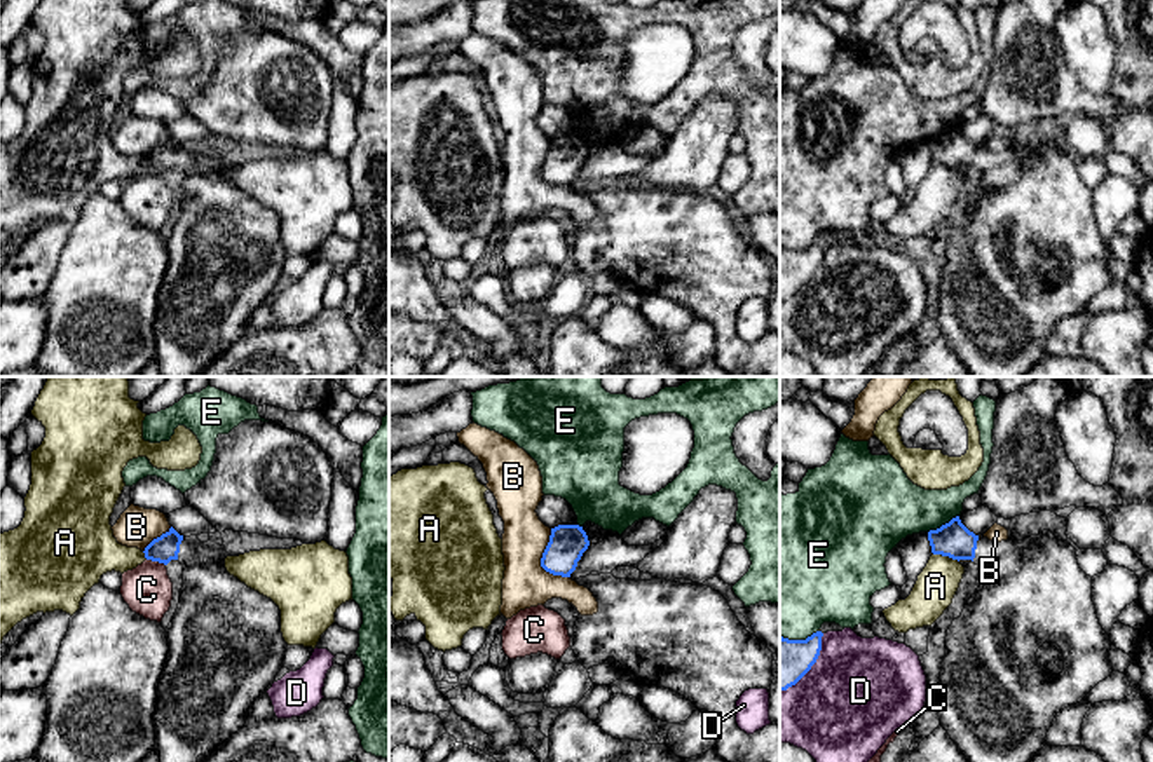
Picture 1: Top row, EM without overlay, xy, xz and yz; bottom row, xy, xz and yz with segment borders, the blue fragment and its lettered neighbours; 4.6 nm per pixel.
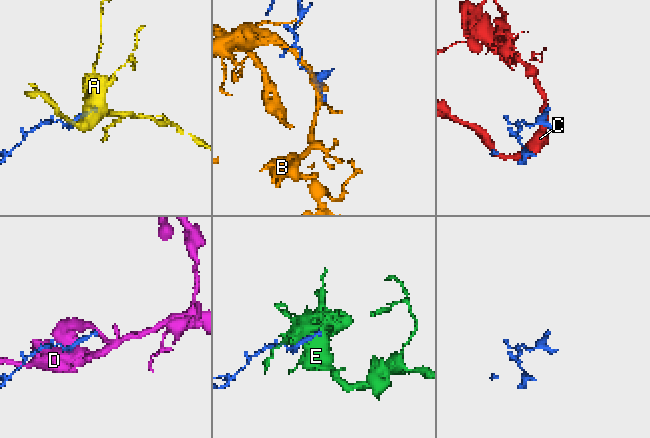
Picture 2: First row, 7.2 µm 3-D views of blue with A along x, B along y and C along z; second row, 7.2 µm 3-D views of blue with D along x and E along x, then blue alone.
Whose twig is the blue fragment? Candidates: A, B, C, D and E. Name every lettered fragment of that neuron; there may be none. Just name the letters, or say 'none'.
none

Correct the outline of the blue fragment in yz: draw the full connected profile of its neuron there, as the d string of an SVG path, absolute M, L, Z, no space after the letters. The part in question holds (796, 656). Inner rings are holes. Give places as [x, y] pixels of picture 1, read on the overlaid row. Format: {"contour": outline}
{"contour": "M822 631L806 640L780 636L780 691L795 685L816 663L822 650Z"}

